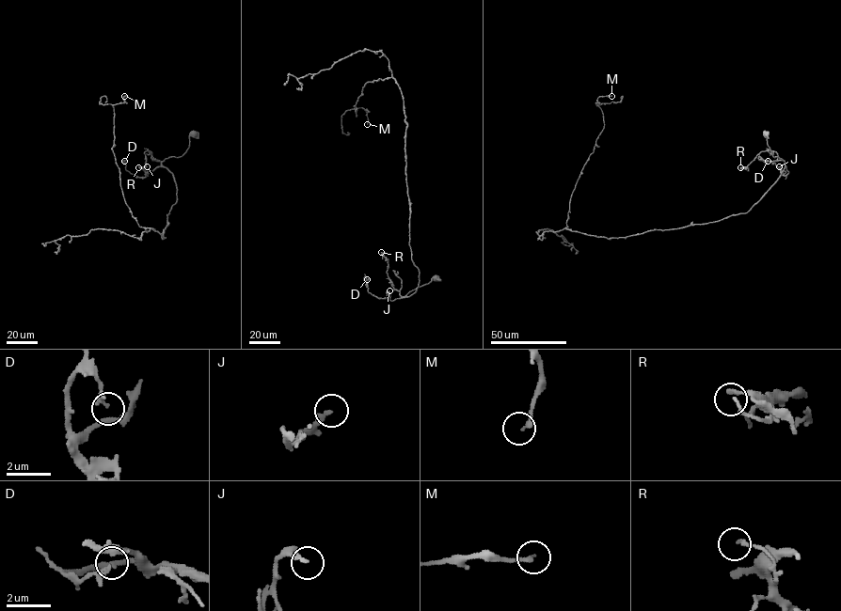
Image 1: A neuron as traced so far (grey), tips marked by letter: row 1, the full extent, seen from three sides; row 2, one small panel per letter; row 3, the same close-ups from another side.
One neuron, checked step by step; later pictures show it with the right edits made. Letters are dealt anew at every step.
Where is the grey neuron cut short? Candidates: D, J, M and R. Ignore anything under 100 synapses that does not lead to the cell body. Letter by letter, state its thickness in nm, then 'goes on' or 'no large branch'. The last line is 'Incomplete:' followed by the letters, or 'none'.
D: 170 nm thick; no large branch
J: 200 nm thick; no large branch
M: 190 nm thick; no large branch
R: 150 nm thick; no large branch
Incomplete: none

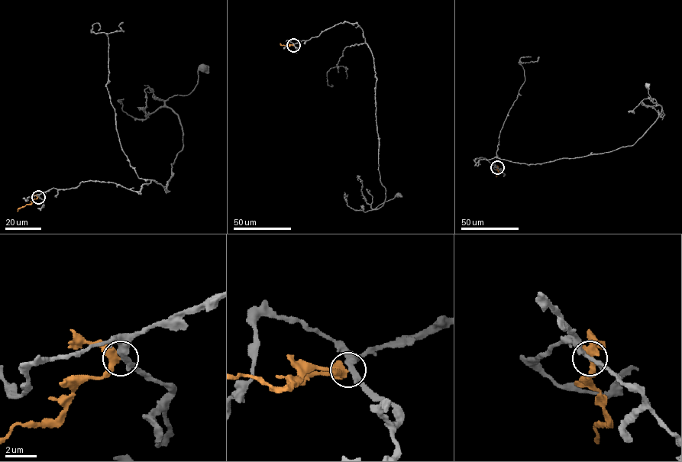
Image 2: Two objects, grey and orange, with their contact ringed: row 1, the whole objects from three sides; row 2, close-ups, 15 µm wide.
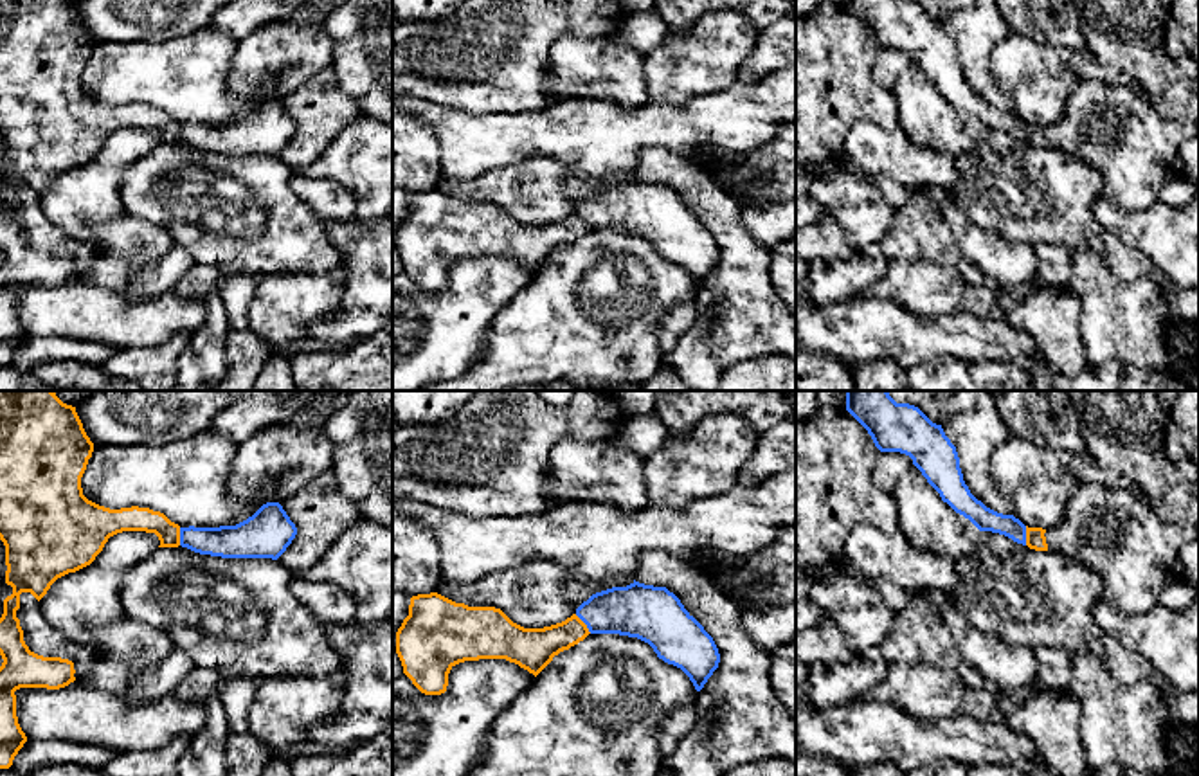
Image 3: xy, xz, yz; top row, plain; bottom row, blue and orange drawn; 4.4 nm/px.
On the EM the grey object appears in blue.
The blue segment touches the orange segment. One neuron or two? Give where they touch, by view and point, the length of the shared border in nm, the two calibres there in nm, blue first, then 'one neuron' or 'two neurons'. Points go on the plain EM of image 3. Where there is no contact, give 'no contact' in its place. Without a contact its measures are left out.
contact xz (584, 218); length 120 nm; calibres 240 and 180 nm; two neurons

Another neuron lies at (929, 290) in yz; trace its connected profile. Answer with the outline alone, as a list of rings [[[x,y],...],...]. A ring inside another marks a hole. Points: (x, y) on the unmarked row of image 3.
[[[886,259],[882,279],[866,295],[889,299],[913,315],[936,319],[963,308],[965,286],[956,268],[925,259]]]

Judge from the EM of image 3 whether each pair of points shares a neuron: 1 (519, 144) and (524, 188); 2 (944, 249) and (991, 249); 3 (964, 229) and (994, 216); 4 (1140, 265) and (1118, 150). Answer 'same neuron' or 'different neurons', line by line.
1: different neurons
2: different neurons
3: different neurons
4: different neurons

